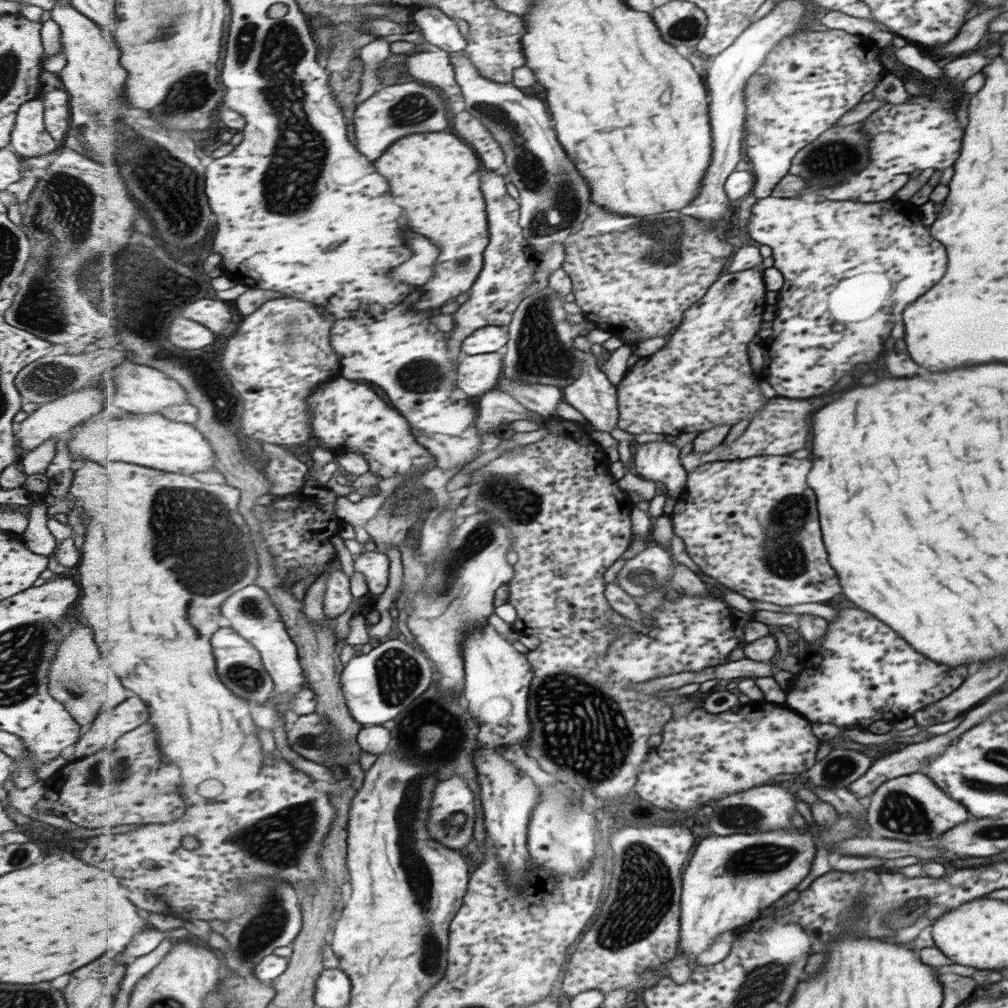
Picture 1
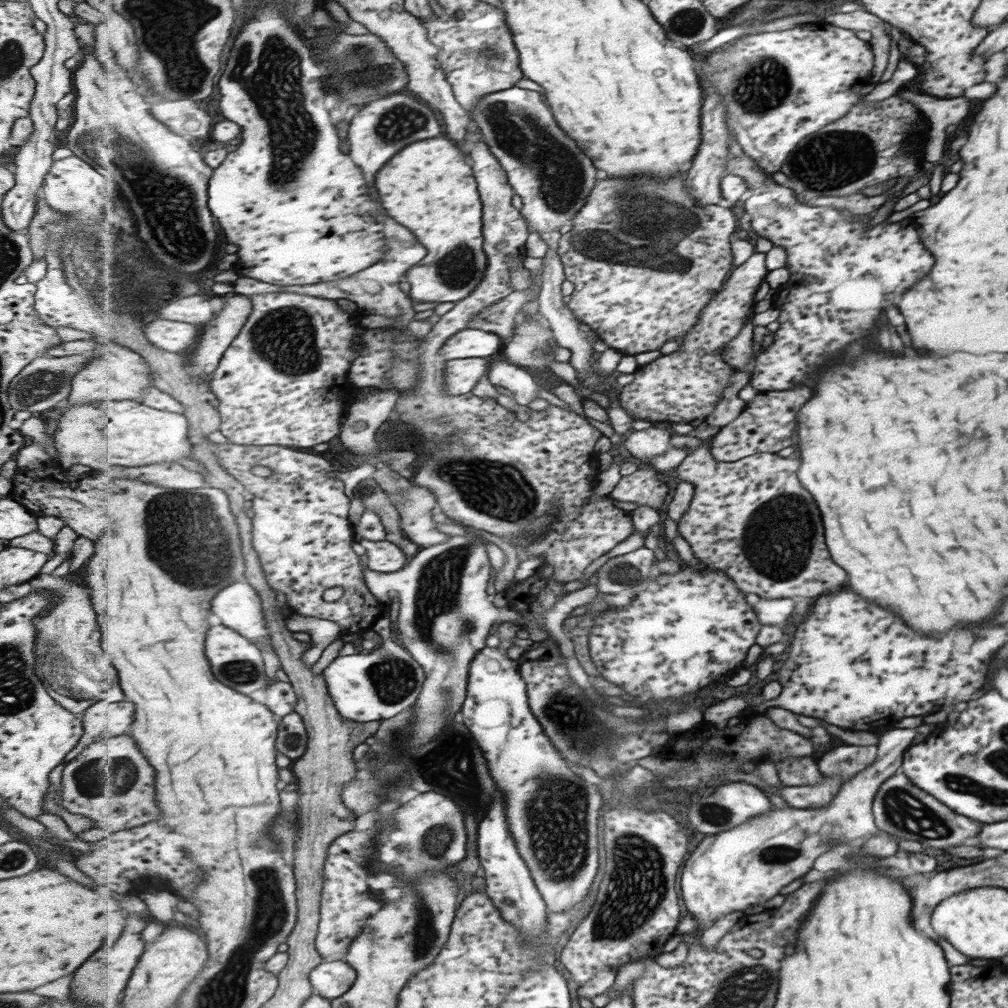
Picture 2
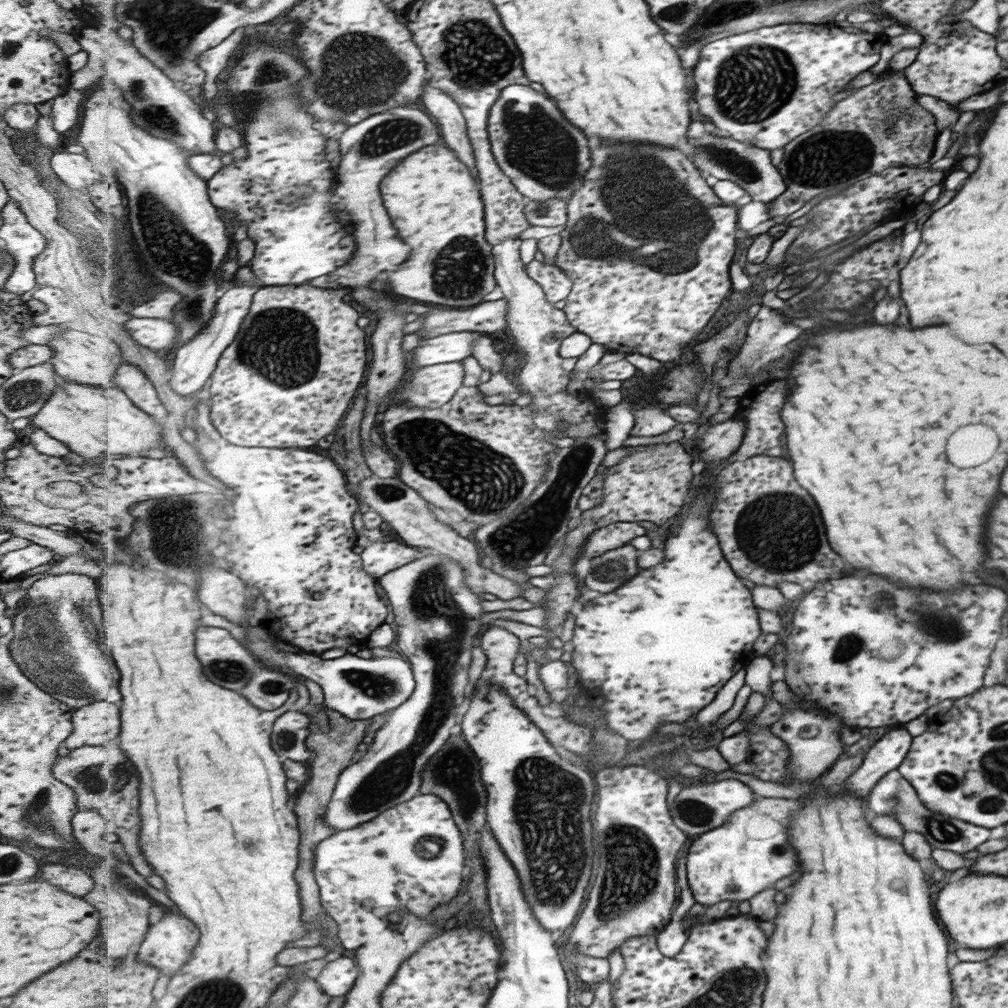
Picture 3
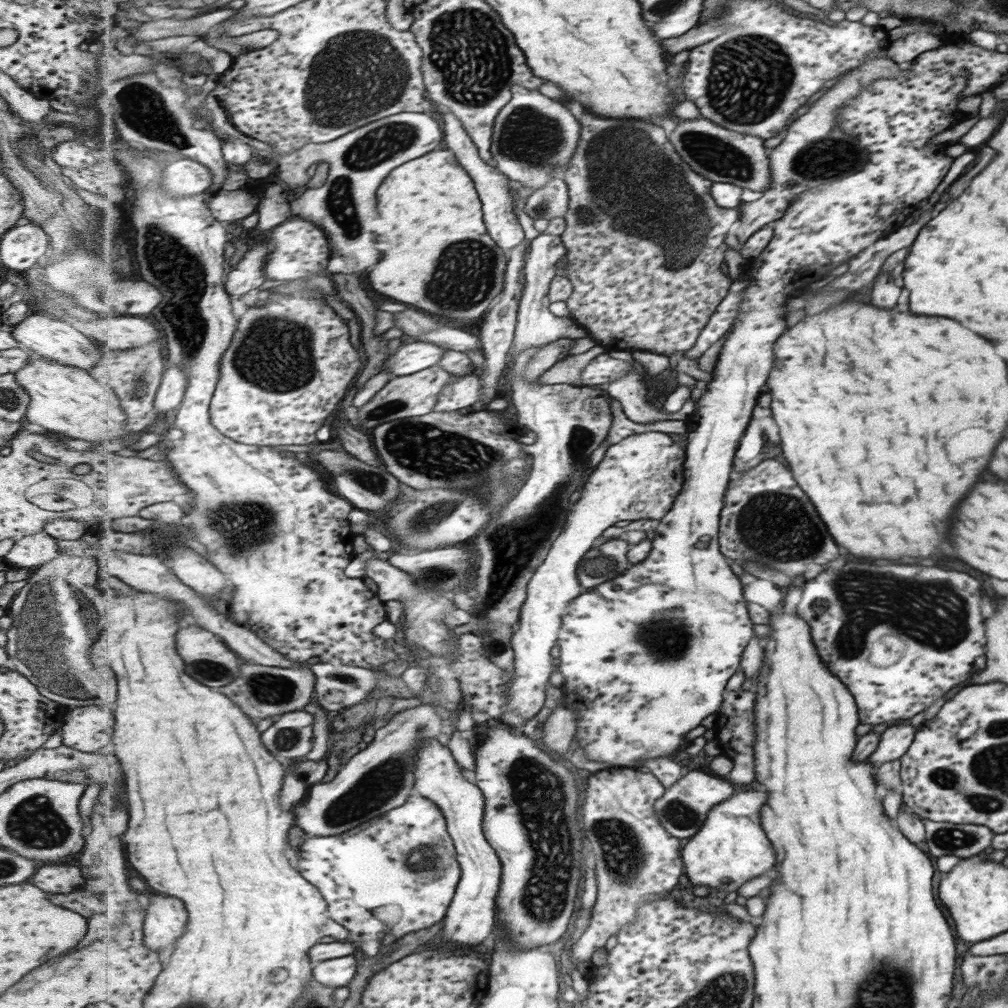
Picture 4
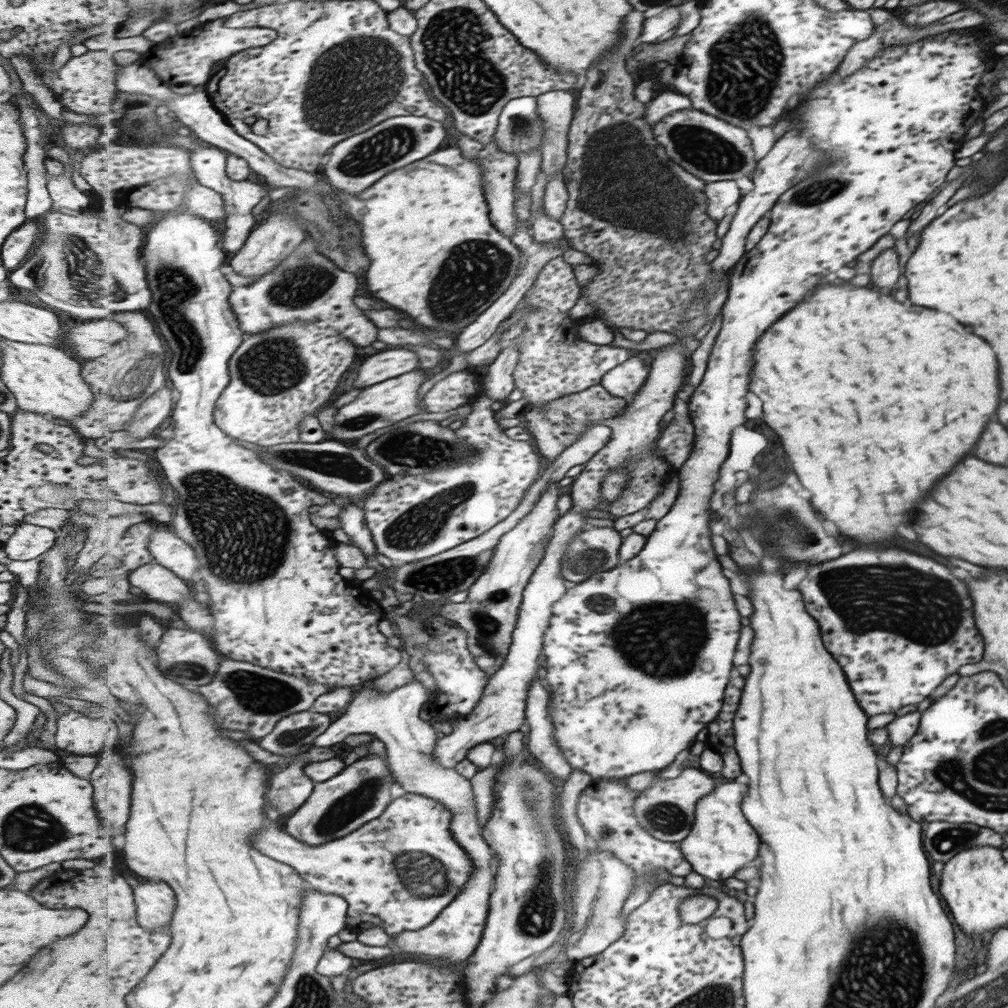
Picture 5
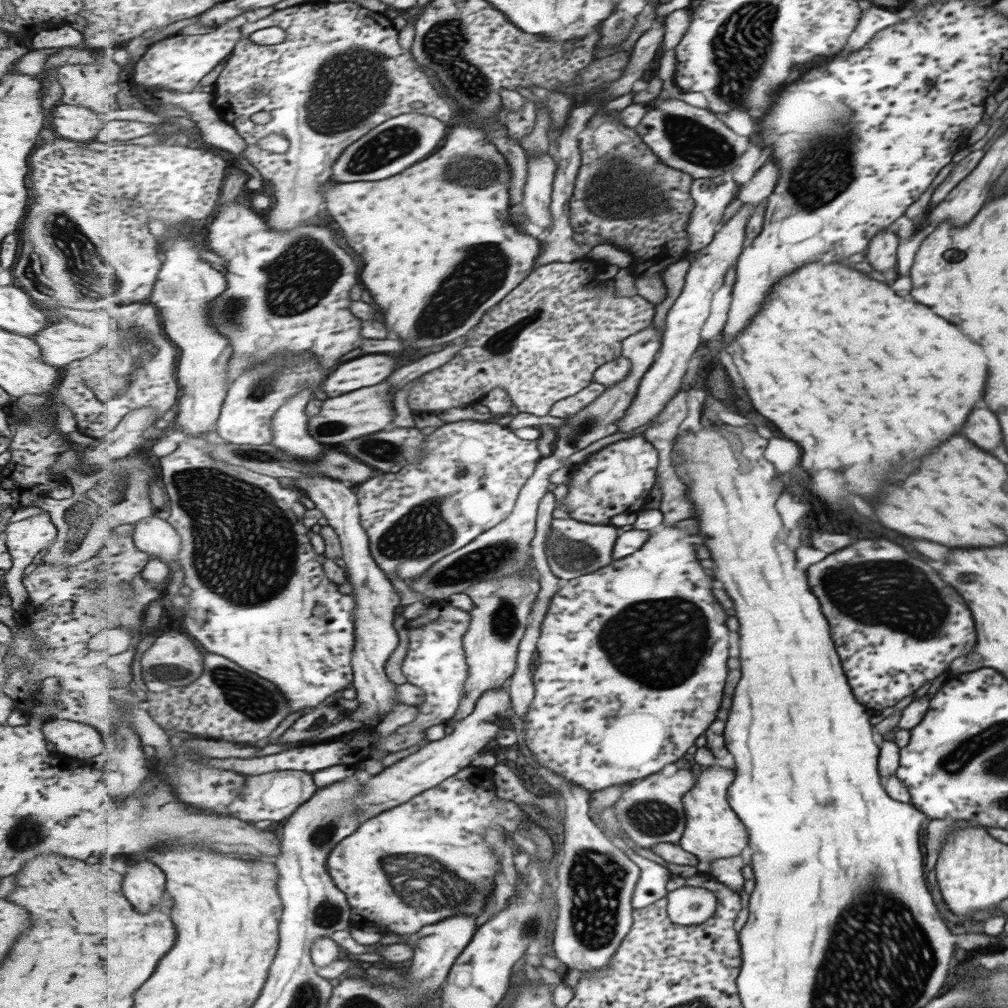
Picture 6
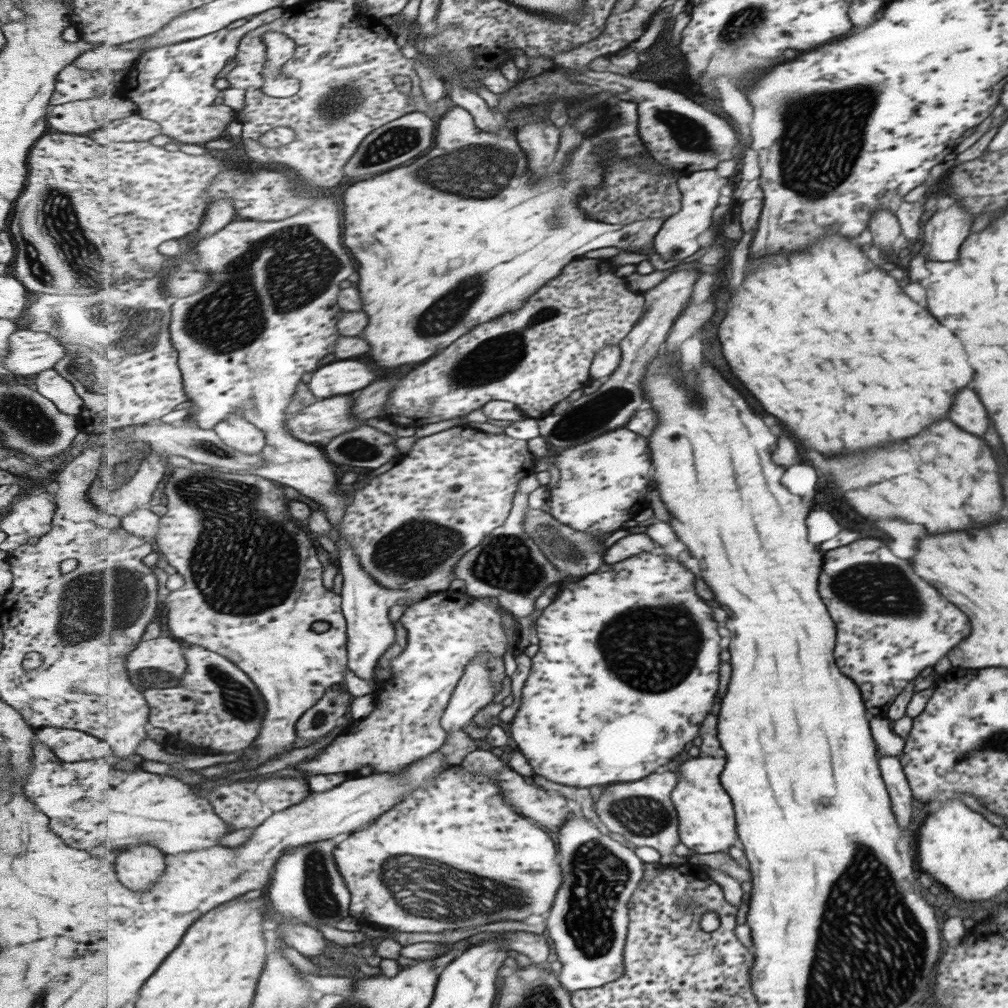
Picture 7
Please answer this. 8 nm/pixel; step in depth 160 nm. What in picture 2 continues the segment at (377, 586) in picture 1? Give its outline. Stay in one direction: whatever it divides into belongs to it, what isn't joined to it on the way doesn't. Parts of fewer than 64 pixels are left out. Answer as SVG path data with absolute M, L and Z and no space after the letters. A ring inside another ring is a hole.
M363 538L360 544L366 549L368 555L368 568L375 572L398 572L403 569L410 560L405 556L398 545L385 540L373 542Z

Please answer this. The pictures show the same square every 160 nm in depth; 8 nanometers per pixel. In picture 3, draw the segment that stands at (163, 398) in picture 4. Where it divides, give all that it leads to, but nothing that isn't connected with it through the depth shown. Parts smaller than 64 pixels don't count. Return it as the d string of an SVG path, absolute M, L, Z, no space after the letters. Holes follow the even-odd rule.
M233 284L231 288L224 293L219 299L218 307L216 308L213 318L210 323L199 333L194 339L191 339L187 344L178 346L177 357L175 357L172 367L171 386L178 395L191 396L197 393L202 393L209 385L215 369L218 367L221 355L229 348L230 344L238 337L239 331L242 329L243 321L250 314L254 296L259 286L241 286L241 284Z

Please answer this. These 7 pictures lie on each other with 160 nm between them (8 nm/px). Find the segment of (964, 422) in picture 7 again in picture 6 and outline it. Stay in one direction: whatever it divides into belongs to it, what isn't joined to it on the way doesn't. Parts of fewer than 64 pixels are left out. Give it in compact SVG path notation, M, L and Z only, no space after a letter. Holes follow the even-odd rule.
M977 408L975 416L971 416L971 424L967 424L967 432L963 432L967 440L975 440L979 448L985 452L995 450L1001 444L1001 430L997 418L987 408Z

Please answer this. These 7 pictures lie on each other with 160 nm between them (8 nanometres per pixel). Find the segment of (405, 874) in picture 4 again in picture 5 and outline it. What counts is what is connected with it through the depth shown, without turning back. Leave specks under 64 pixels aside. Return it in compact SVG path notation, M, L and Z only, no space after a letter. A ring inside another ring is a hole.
M399 792L396 800L379 818L361 825L355 832L340 839L315 846L270 825L254 834L252 841L265 856L296 868L313 889L342 896L350 906L350 926L353 926L353 914L357 916L357 922L369 922L371 918L373 926L377 926L379 918L379 926L391 932L391 936L397 936L407 930L421 930L429 926L459 896L474 871L472 858L451 832L451 821L452 812L442 802L416 792Z

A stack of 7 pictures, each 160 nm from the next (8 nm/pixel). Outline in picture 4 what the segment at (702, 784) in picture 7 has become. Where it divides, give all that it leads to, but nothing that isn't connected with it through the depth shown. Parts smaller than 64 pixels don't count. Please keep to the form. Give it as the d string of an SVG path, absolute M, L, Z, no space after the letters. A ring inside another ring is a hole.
M756 788L736 792L729 800L712 808L702 830L683 848L685 873L693 886L717 888L726 894L738 892L752 878L766 872L772 874L776 864L775 849L762 825L762 808L767 801L768 792Z

